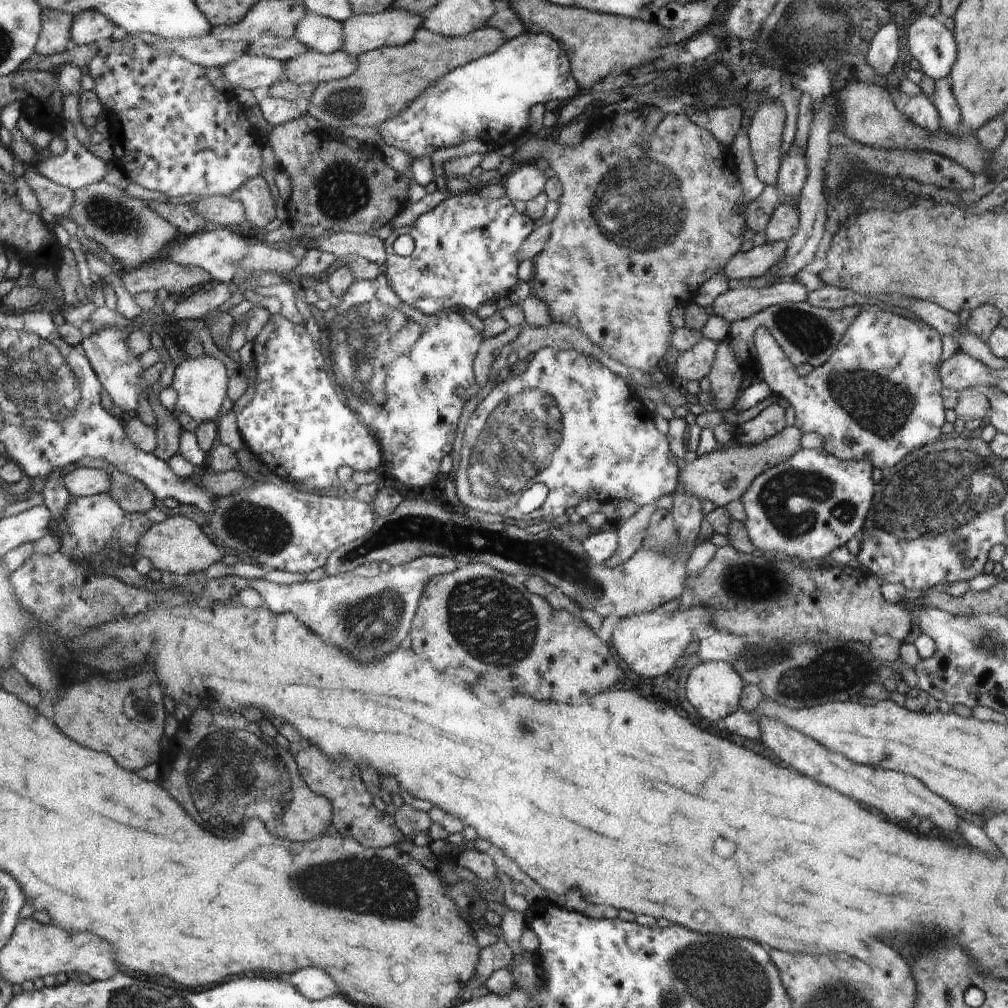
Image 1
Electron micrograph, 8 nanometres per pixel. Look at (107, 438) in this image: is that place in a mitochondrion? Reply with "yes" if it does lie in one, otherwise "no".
no

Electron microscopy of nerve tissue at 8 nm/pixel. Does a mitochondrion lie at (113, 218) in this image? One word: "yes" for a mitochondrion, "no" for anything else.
yes

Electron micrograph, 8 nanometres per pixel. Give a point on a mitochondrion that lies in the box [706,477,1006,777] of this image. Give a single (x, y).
(799, 676)

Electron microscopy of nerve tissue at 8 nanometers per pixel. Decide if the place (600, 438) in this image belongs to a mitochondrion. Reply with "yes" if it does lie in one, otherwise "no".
no

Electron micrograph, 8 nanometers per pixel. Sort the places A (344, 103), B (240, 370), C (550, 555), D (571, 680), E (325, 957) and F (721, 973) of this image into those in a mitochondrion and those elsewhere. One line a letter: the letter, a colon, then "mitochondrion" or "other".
A: mitochondrion
B: other
C: mitochondrion
D: other
E: other
F: mitochondrion

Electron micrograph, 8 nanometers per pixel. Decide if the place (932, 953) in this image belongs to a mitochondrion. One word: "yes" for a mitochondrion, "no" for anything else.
yes

